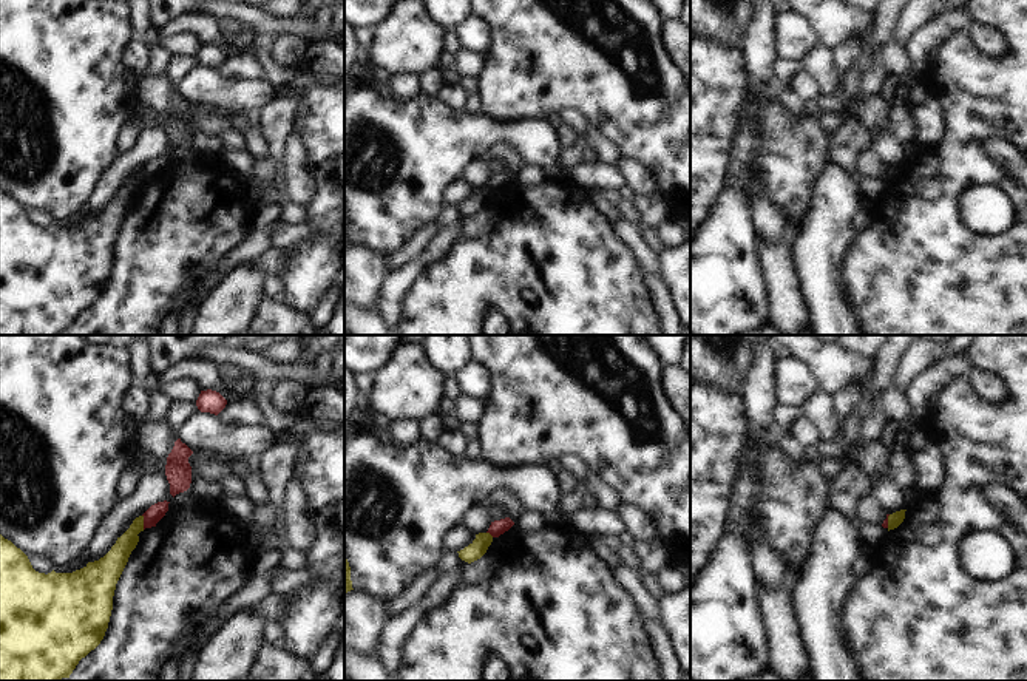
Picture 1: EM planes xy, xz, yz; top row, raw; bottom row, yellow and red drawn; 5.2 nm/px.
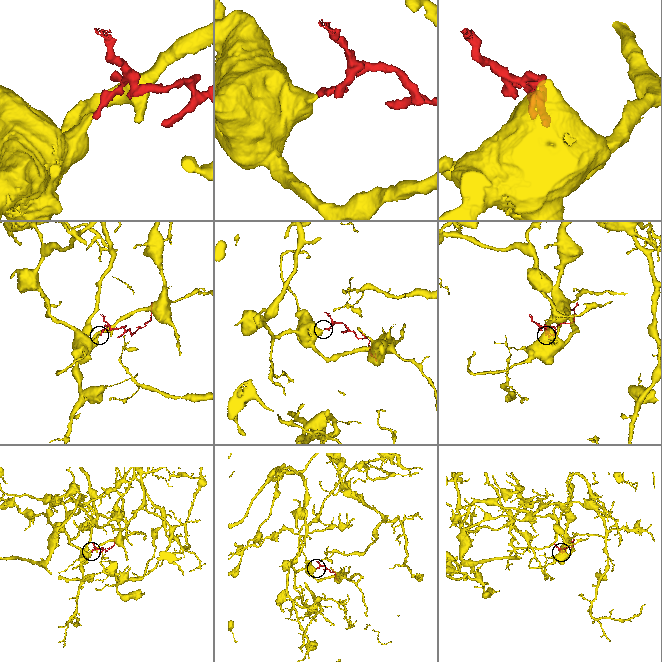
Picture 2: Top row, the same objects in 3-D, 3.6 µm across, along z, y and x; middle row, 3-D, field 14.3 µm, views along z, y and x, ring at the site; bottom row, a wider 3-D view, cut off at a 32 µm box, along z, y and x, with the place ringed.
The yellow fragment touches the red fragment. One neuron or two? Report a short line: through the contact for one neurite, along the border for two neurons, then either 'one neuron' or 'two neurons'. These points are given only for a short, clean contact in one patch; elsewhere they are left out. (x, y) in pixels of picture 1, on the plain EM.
xy (142, 169), (144, 182) | two neurons

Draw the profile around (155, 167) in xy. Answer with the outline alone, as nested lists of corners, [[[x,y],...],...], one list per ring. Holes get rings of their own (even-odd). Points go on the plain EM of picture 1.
[[[167,154],[158,156],[151,159],[142,170],[144,170],[144,184],[156,181],[156,178],[165,170],[168,165],[168,158]]]

